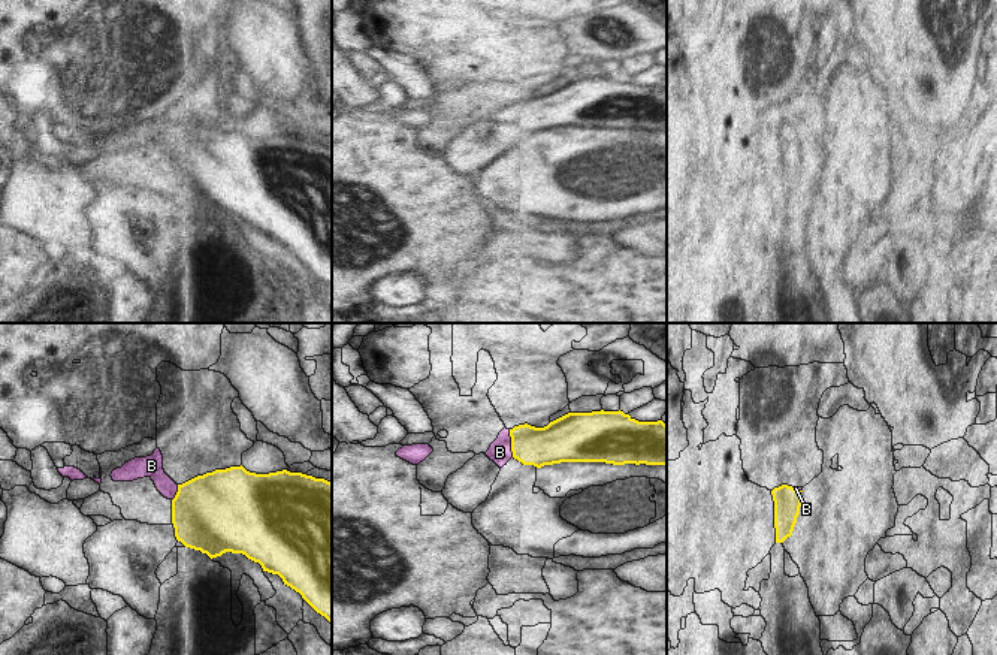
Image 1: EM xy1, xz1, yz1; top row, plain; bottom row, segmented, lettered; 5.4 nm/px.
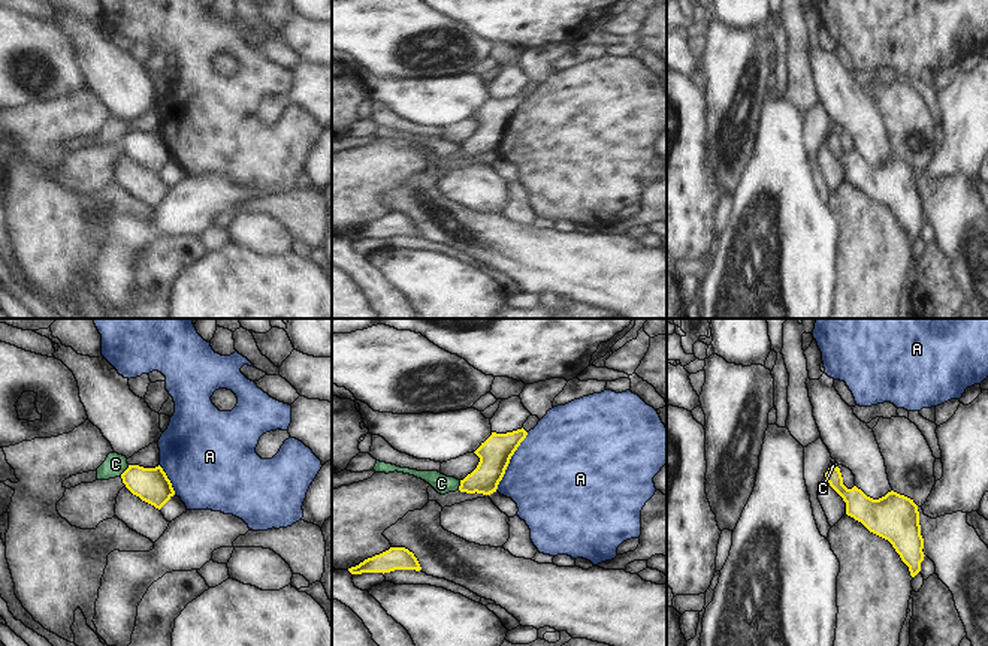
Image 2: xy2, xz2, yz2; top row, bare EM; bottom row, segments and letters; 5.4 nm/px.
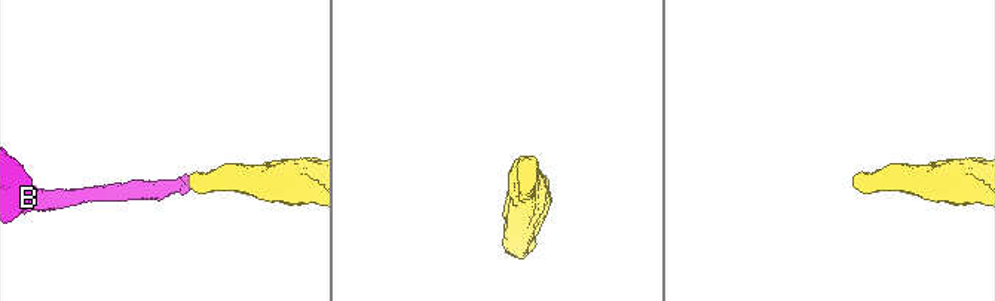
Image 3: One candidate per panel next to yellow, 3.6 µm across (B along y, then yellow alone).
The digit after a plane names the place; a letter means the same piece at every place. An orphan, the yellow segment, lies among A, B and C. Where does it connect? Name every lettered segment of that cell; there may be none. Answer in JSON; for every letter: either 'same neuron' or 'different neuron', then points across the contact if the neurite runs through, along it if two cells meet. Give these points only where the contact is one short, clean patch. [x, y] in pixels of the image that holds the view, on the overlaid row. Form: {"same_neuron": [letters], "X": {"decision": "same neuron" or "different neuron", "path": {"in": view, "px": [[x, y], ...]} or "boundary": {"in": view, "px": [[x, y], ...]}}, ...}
{"same_neuron": ["B"], "A": {"decision": "different neuron", "boundary": {"in": "xz2", "px": [[528, 432], [511, 456], [495, 491]]}}, "B": {"decision": "same neuron", "path": {"in": "xz1", "px": [[558, 441], [511, 443], [499, 452]]}}, "C": {"decision": "different neuron", "boundary": {"in": "xy2", "px": [[129, 465], [120, 476]]}}}

